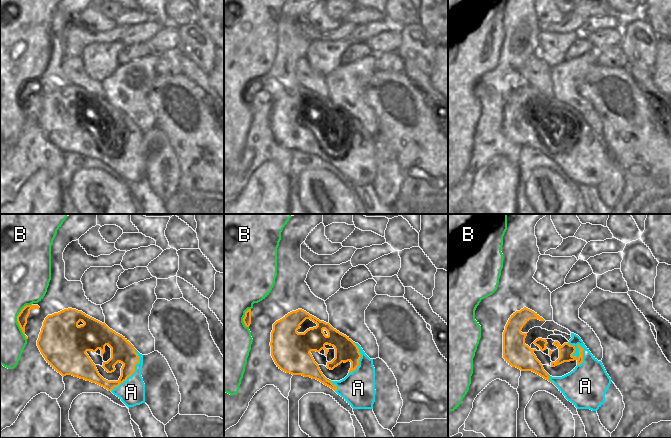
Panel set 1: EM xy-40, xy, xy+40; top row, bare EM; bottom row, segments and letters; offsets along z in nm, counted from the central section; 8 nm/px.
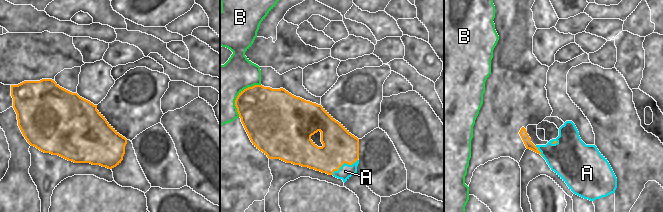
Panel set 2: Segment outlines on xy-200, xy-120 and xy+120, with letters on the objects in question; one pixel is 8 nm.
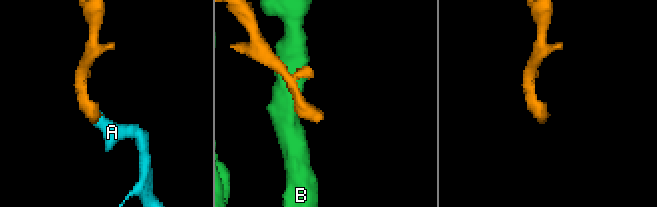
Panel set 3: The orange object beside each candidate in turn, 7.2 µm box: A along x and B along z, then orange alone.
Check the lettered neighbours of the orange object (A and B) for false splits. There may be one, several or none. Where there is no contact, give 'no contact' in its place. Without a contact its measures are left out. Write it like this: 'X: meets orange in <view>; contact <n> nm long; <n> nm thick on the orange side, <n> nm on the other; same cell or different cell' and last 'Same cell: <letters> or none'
A: meets orange in xy+40; contact 220 nm long; 120 nm thick on the orange side, 300 nm on the other; same cell
B: meets orange in xy-40; contact 300 nm long; 80 nm thick on the orange side, 420 nm on the other; different cell
Same cell: A

